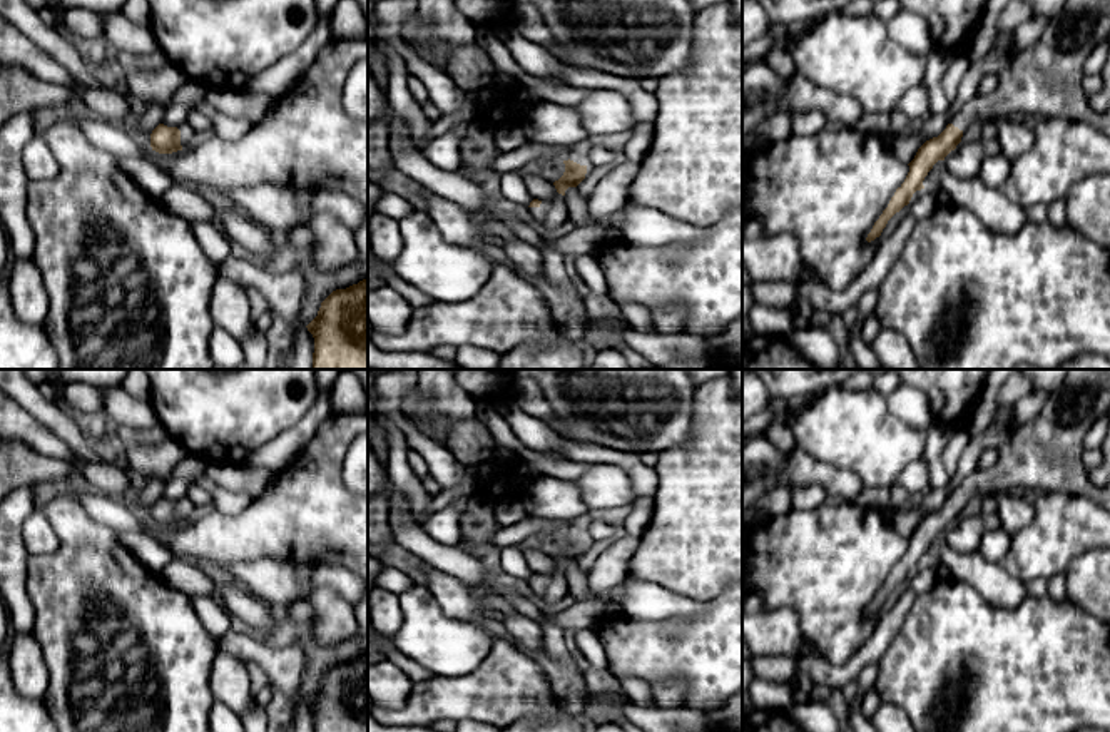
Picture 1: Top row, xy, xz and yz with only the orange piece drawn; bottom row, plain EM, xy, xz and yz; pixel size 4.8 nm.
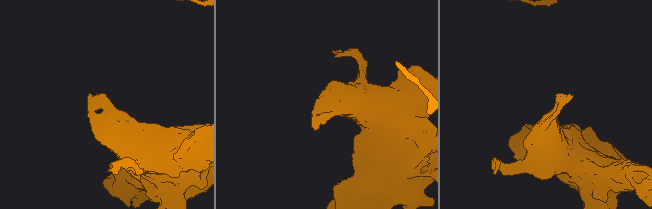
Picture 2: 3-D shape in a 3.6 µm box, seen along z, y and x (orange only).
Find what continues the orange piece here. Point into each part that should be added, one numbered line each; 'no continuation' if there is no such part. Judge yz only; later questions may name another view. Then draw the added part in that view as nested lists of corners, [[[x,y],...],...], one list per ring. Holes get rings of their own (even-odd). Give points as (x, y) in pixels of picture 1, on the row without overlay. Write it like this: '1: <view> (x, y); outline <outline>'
1: yz (1045, 453); outline [[[1070,369],[1062,386],[1053,391],[1038,416],[1023,424],[1010,443],[998,450],[998,461],[970,473],[950,498],[966,505],[980,495],[1013,491],[1016,488],[1041,490],[1085,496],[1110,511],[1110,485],[1095,485],[1083,465],[1083,440],[1092,424],[1110,411],[1110,369]]]

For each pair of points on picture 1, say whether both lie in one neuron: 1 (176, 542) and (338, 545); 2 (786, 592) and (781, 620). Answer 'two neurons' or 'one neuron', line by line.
1: one neuron
2: two neurons

